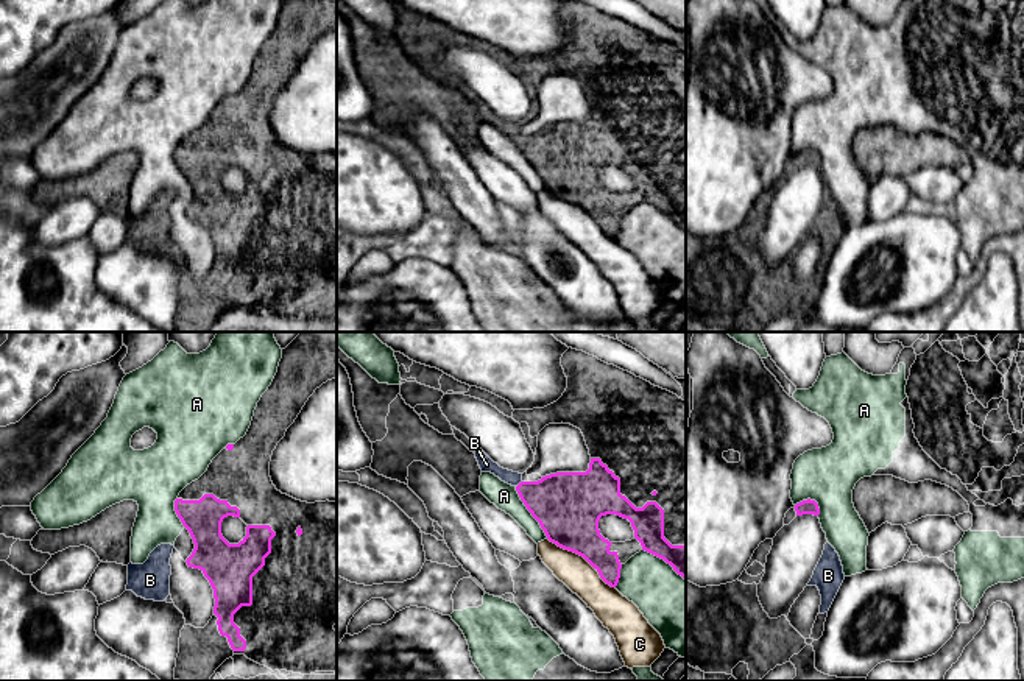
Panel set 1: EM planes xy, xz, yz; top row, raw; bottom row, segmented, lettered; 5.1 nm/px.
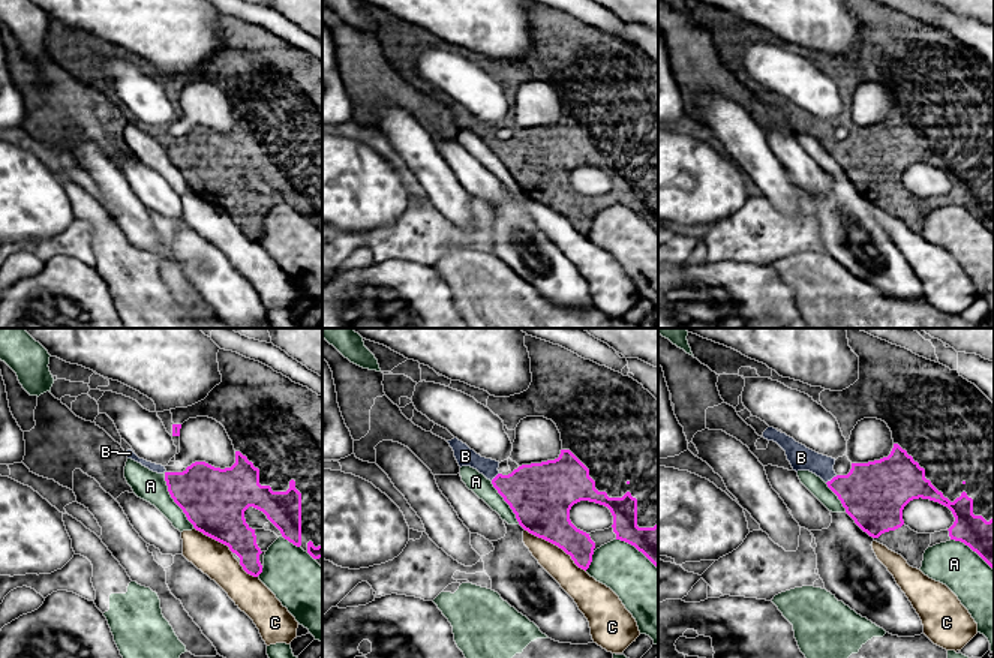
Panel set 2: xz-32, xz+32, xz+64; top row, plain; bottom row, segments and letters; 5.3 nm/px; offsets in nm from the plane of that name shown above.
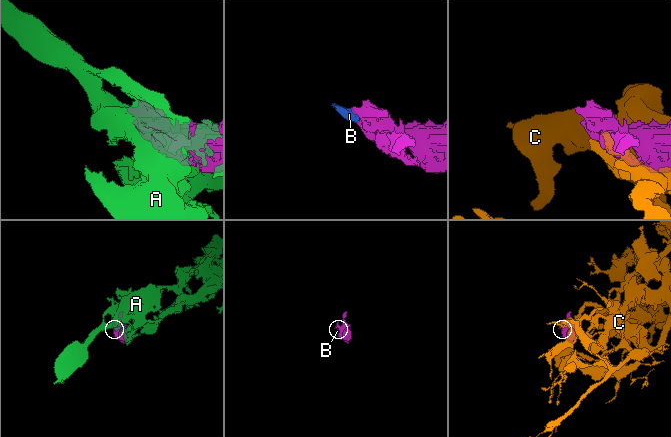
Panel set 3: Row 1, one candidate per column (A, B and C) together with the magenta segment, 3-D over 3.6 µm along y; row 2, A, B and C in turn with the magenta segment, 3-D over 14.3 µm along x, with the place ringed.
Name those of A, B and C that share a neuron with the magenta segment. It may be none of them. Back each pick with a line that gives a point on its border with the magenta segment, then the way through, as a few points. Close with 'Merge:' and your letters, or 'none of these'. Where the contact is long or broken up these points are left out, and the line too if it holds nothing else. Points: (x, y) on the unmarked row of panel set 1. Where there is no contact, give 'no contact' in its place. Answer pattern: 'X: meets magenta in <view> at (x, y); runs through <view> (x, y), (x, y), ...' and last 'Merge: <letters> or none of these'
B: meets magenta in xz at (519, 134); runs through xz (563, 155), (543, 150), (519, 134), (487, 116)
Merge: B

